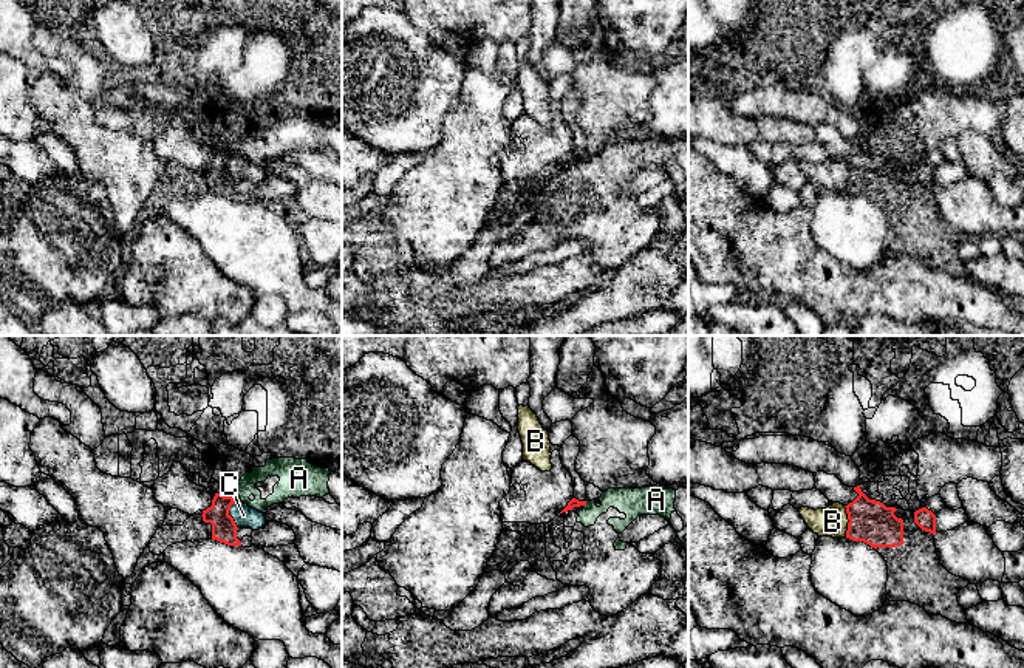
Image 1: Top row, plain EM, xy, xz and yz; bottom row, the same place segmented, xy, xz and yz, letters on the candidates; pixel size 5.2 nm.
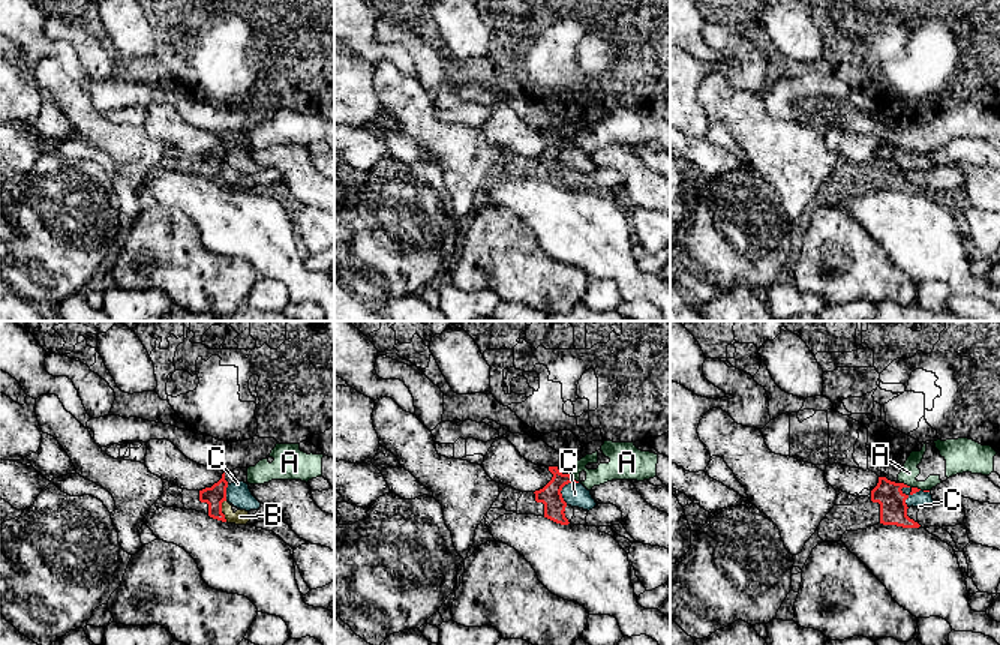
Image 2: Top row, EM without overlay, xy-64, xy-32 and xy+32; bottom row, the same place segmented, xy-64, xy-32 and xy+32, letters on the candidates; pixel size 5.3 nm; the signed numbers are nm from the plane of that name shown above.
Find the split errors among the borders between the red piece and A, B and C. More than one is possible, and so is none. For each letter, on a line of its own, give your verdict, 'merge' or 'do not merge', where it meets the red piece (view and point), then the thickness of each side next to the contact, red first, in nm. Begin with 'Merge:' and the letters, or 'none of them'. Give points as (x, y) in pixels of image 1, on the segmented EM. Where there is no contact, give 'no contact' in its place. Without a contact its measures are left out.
Merge: C
A: do not merge; contact xy (235, 500); calibres 130 and 100 nm
B: do not merge; contact yz (849, 521); calibres 220 and 160 nm
C: merge; contact xy (228, 512); calibres 130 and 120 nm

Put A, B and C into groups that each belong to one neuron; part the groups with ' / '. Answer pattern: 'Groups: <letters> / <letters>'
Groups: A / B / C

